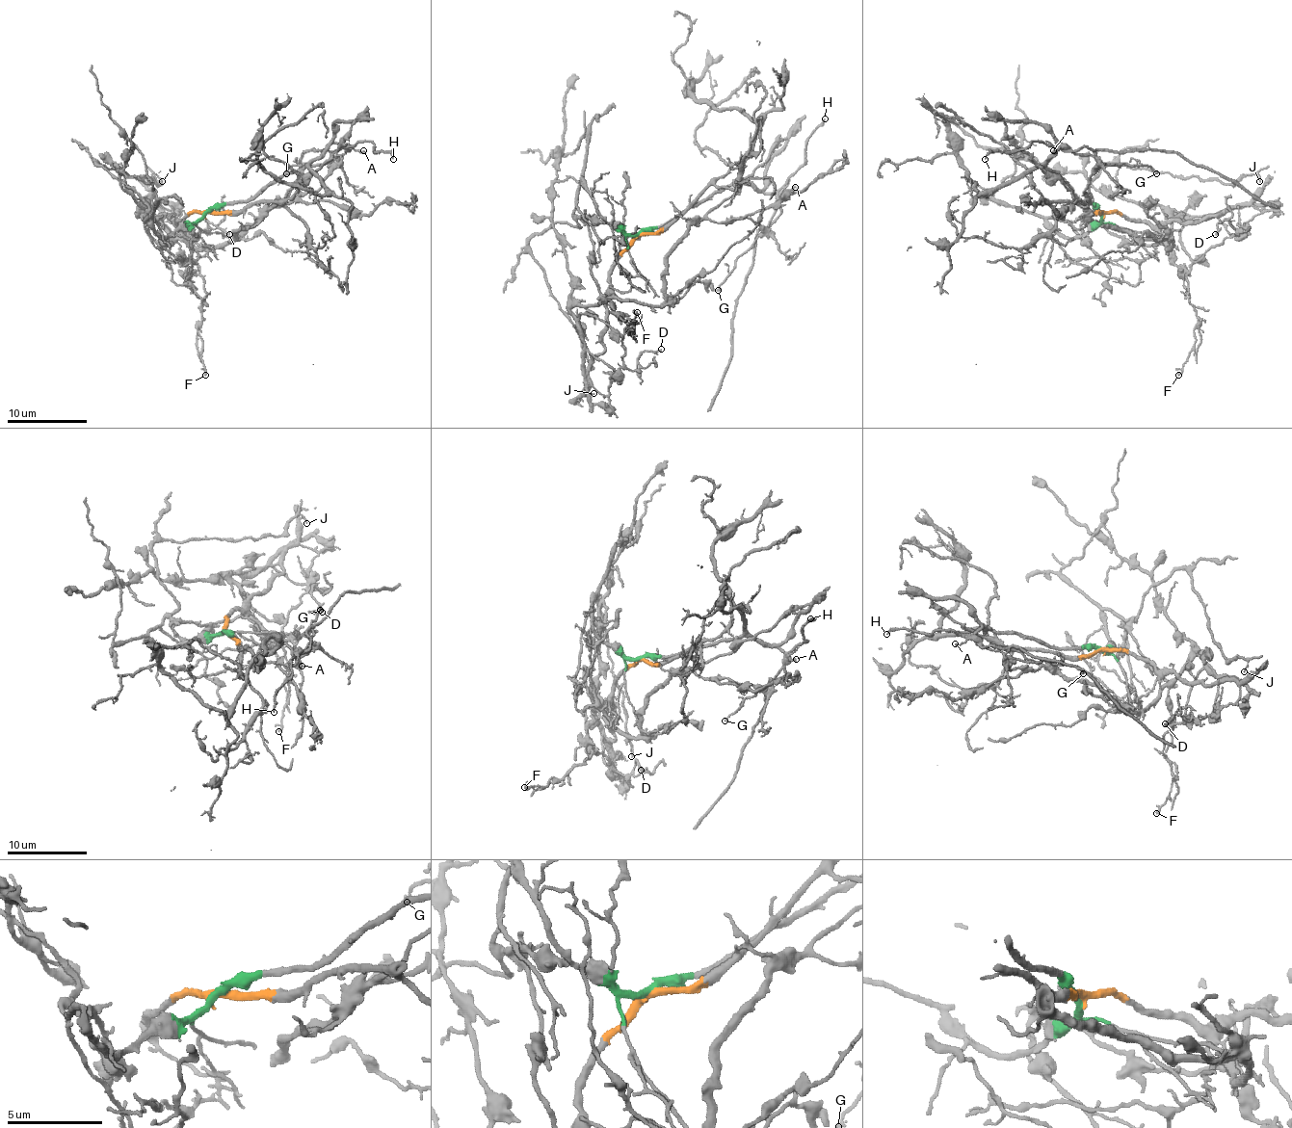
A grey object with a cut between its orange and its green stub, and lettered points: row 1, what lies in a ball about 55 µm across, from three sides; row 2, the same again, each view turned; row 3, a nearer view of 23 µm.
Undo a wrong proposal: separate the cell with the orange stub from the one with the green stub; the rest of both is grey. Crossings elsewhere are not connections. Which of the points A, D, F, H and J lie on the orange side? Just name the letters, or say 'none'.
D, F

